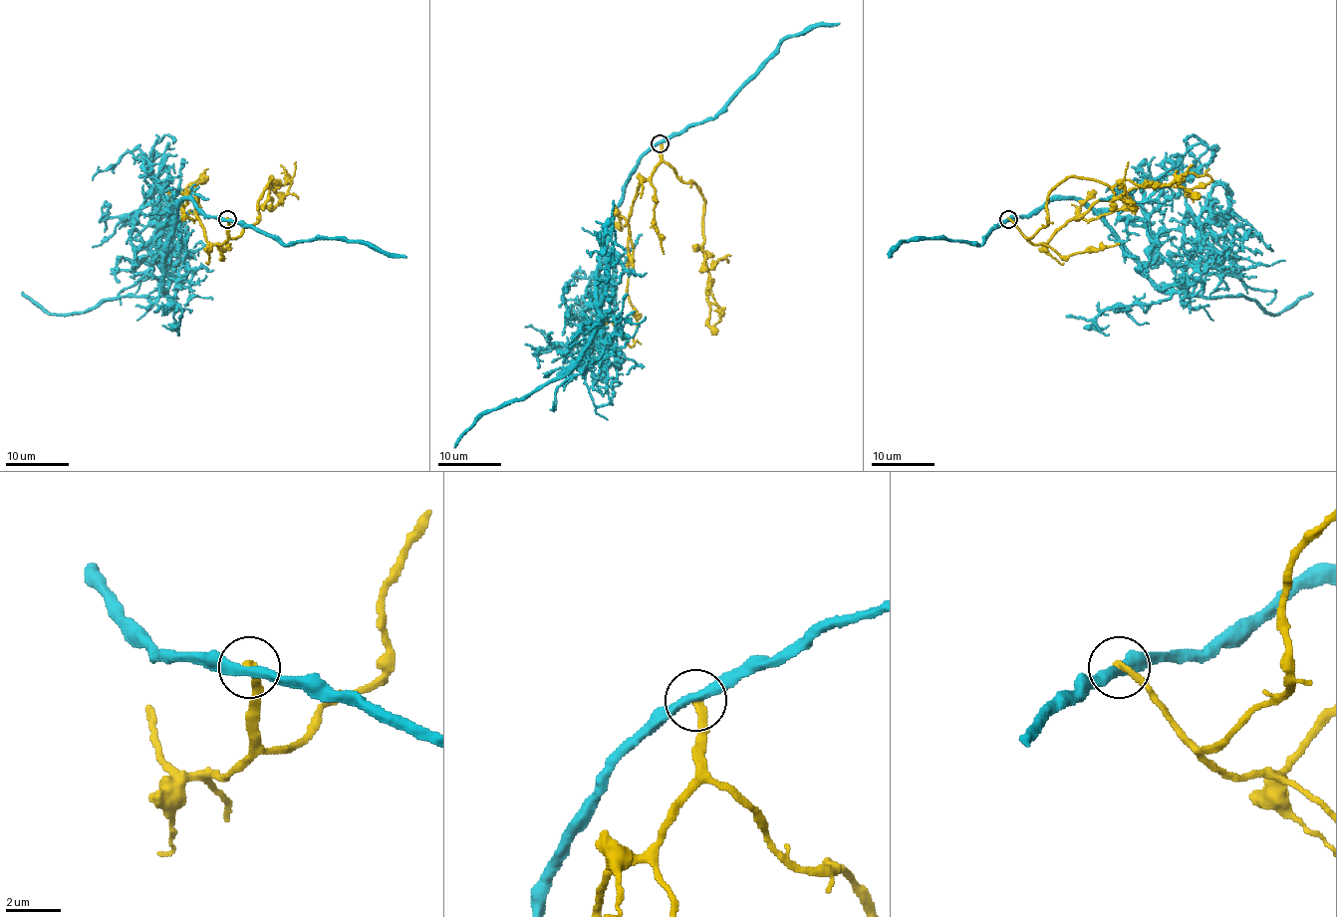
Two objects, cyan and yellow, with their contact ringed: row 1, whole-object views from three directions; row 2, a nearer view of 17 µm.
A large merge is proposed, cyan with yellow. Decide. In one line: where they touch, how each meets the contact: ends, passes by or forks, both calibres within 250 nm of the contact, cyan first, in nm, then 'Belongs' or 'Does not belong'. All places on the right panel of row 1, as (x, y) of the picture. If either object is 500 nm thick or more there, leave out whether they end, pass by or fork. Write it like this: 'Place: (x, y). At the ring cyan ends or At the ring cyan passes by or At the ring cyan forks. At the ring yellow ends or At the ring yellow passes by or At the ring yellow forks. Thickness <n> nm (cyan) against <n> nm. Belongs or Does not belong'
Place: (1008, 219). At the ring cyan passes by. At the ring yellow ends. Thickness 360 nm (cyan) against 280 nm. Does not belong

